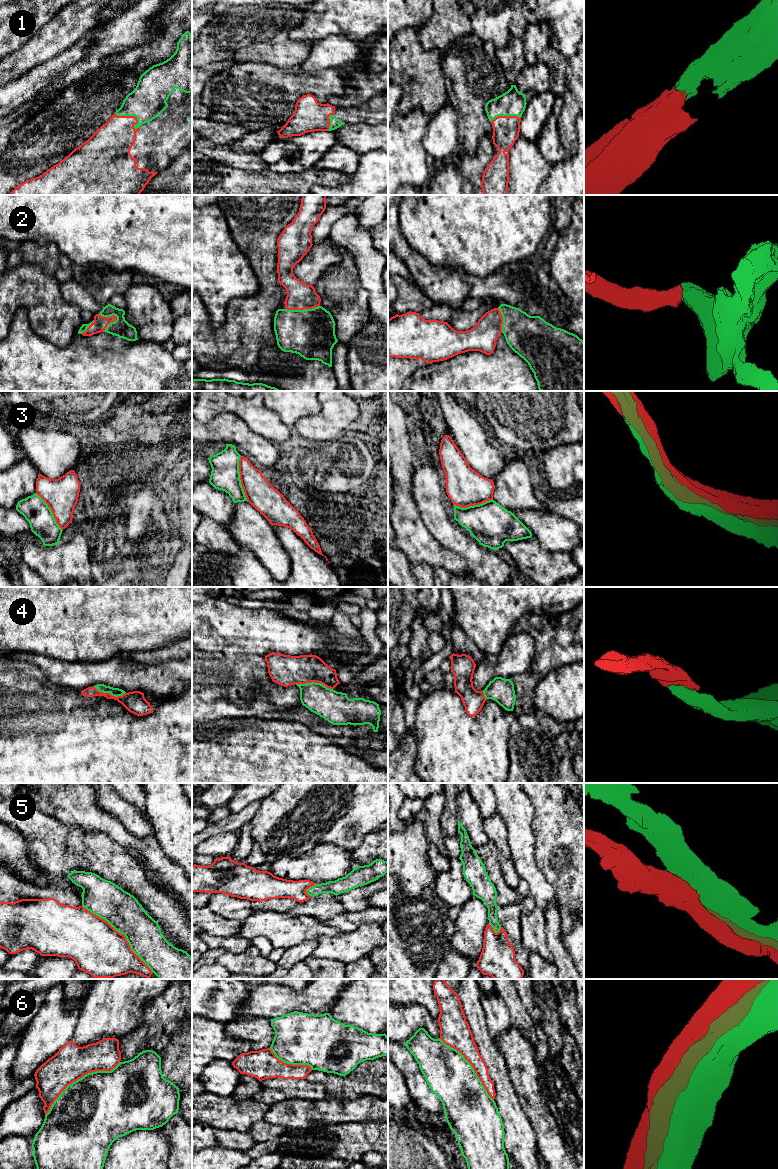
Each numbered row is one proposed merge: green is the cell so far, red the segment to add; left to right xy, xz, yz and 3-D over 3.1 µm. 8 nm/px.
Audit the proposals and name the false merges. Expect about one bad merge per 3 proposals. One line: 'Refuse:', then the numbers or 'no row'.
Refuse: 3, 5

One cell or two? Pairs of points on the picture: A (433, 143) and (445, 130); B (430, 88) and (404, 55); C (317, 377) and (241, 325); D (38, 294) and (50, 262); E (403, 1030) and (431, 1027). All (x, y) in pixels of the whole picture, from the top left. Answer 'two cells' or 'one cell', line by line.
A: one cell
B: one cell
C: two cells
D: two cells
E: one cell

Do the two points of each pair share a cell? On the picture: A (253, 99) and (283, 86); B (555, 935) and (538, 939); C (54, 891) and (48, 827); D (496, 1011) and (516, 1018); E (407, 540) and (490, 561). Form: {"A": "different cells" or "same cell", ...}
{"A": "same cell", "B": "different cells", "C": "different cells", "D": "different cells", "E": "different cells"}

